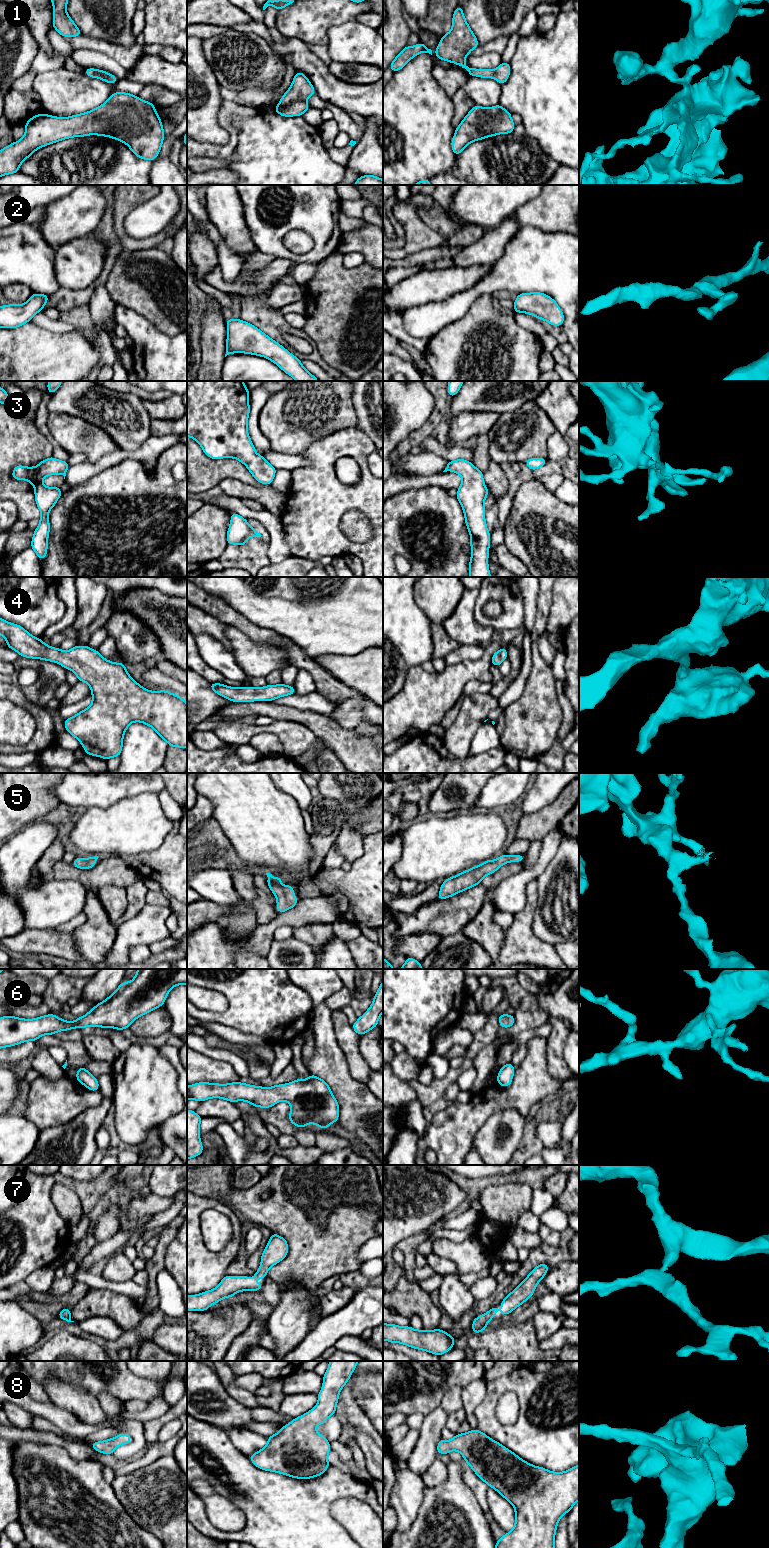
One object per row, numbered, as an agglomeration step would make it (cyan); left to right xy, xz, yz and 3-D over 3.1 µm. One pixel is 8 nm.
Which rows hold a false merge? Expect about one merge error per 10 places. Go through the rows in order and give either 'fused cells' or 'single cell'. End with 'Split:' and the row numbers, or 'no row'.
1: single cell
2: single cell
3: single cell
4: single cell
5: single cell
6: single cell
7: single cell
8: single cell
Split: no row

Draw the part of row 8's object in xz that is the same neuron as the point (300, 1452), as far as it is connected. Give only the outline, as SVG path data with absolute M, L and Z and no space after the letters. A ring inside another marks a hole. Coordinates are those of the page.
M329 1361L316 1406L268 1437L267 1445L249 1457L251 1462L264 1471L303 1480L325 1473L330 1442L315 1427L336 1413L339 1393L358 1362Z

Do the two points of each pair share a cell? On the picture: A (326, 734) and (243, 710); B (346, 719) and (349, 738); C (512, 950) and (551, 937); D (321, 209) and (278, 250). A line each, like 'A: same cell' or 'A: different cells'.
A: same cell
B: different cells
C: different cells
D: same cell

